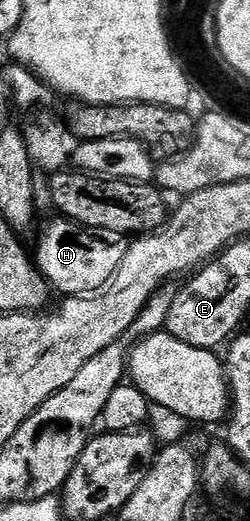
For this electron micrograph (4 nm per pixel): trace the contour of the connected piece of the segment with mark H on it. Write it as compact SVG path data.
M57 216L49 221L53 220L54 222L49 222L42 228L41 235L37 238L37 254L35 250L35 265L49 281L50 287L56 293L58 290L61 296L88 296L104 290L121 264L122 247L117 247L113 242L104 242L101 239L104 237L90 232L86 227L64 216Z

